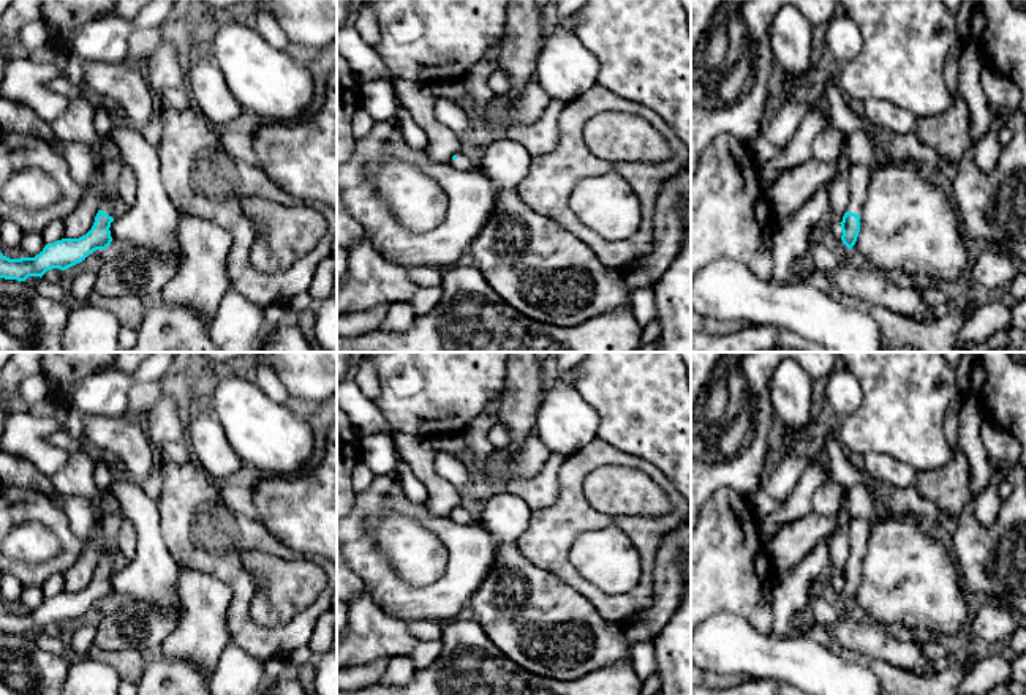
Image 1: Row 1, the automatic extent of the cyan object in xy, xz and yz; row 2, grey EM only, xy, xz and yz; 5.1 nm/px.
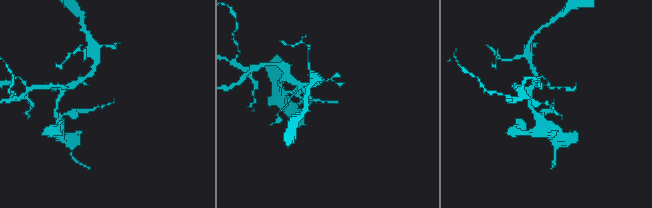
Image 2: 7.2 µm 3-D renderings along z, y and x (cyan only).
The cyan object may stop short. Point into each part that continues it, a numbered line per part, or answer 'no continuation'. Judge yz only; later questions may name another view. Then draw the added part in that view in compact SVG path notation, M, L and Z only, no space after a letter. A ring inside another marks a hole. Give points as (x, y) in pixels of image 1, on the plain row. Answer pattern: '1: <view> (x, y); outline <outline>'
1: yz (859, 529); outline M851 518L849 520L849 543L851 543L851 556L847 565L855 569L862 567L862 559L865 554L866 540L869 535L871 518Z

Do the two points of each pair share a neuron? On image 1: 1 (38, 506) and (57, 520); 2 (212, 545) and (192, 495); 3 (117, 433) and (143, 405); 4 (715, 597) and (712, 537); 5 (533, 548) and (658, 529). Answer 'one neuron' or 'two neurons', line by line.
1: one neuron
2: one neuron
3: one neuron
4: one neuron
5: one neuron

